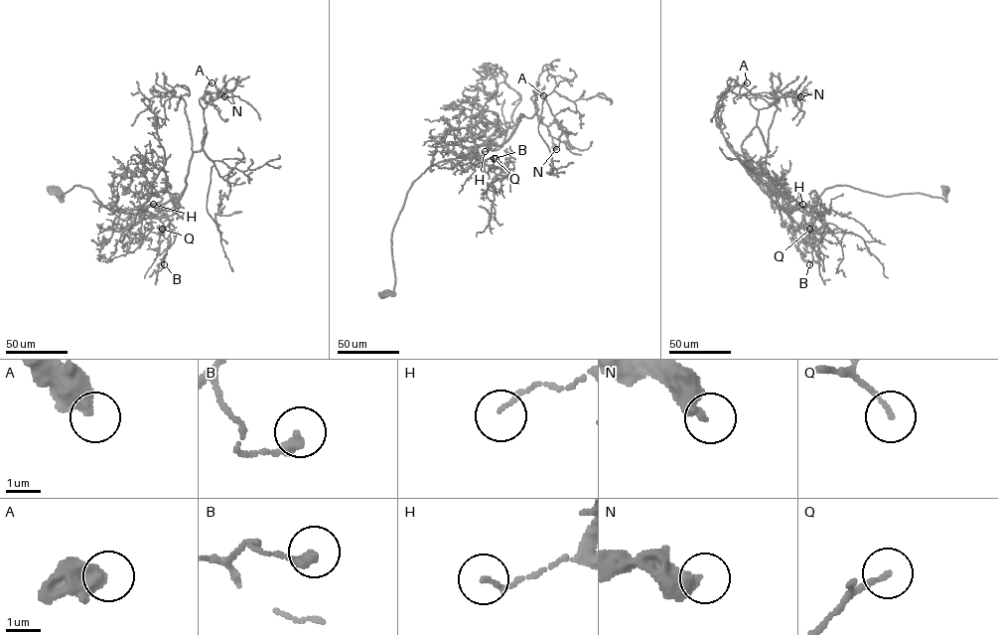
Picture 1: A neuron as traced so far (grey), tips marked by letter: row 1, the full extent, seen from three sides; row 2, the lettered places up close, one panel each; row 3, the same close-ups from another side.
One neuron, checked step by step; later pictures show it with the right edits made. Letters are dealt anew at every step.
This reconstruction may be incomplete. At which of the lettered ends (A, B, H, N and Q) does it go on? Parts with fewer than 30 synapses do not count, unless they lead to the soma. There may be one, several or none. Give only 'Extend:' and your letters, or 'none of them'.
Extend: none of them

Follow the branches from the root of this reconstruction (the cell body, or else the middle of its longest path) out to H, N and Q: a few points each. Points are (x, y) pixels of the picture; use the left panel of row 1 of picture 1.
H: (53, 190), (63, 201), (60, 194), (74, 186), (87, 187), (104, 206), (128, 213), (142, 214), (153, 204)
N: (53, 190), (63, 201), (87, 187), (136, 214), (177, 201), (206, 135), (204, 109), (224, 96)
Q: (53, 190), (63, 201), (60, 194), (74, 186), (87, 187), (104, 206), (147, 215), (151, 232), (162, 229)

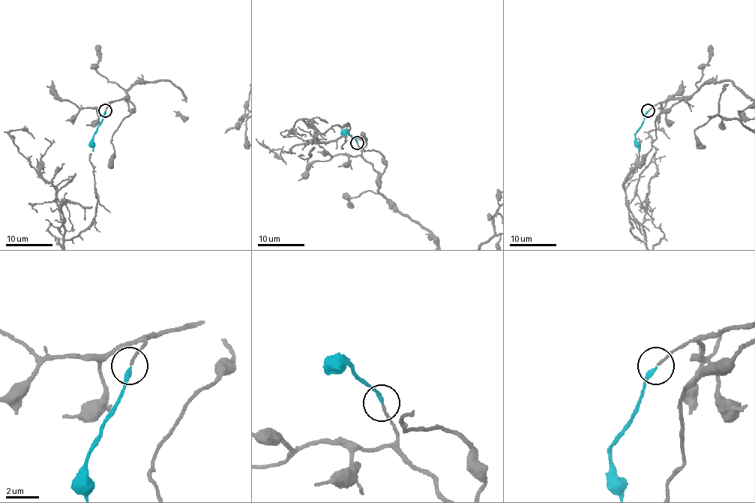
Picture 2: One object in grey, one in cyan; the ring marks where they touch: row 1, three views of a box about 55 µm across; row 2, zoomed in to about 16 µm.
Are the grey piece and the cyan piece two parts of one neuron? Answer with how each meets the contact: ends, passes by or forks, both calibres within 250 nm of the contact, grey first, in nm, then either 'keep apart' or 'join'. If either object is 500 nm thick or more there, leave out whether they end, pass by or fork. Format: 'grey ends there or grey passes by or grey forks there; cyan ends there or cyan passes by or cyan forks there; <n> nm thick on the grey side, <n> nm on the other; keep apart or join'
grey ends there; cyan ends there; 140 nm thick on the grey side, 240 nm on the other; join

